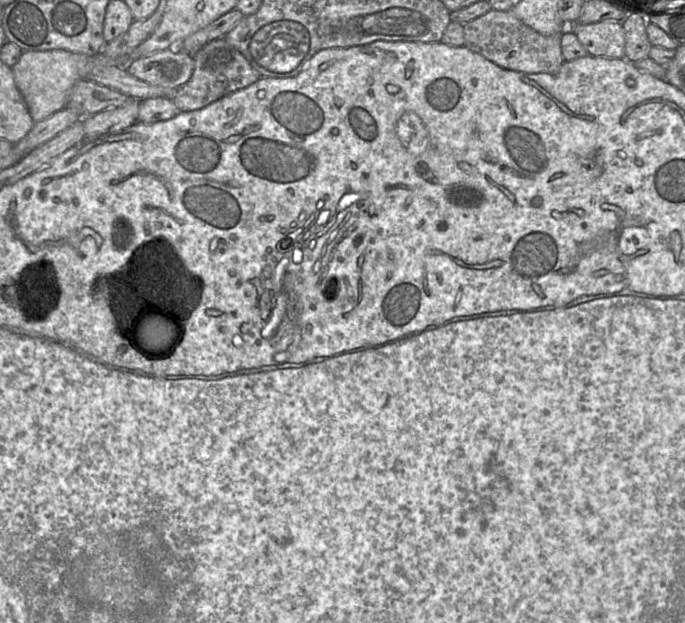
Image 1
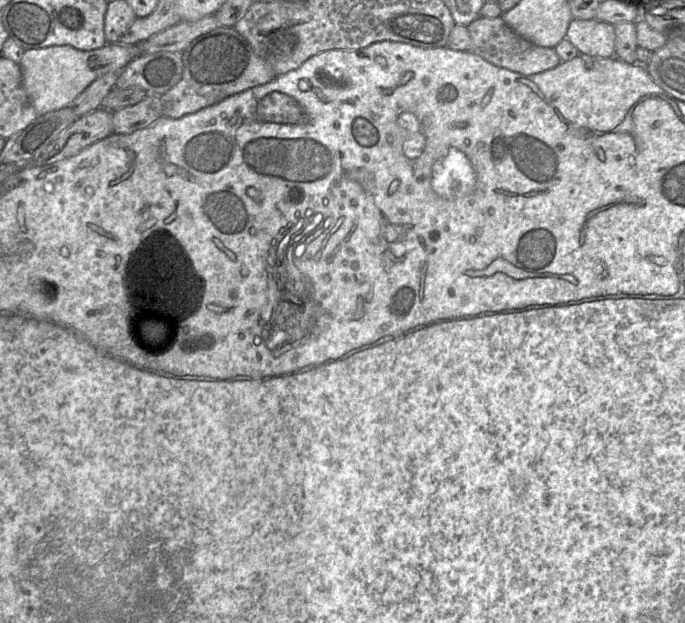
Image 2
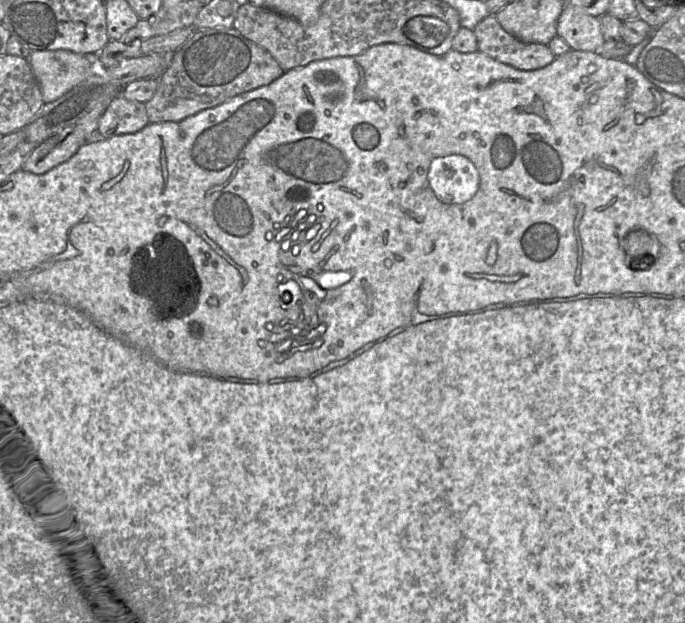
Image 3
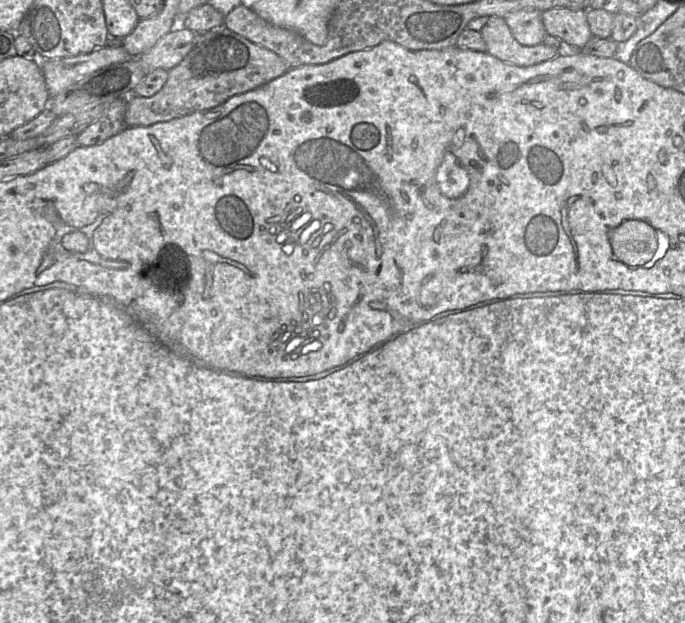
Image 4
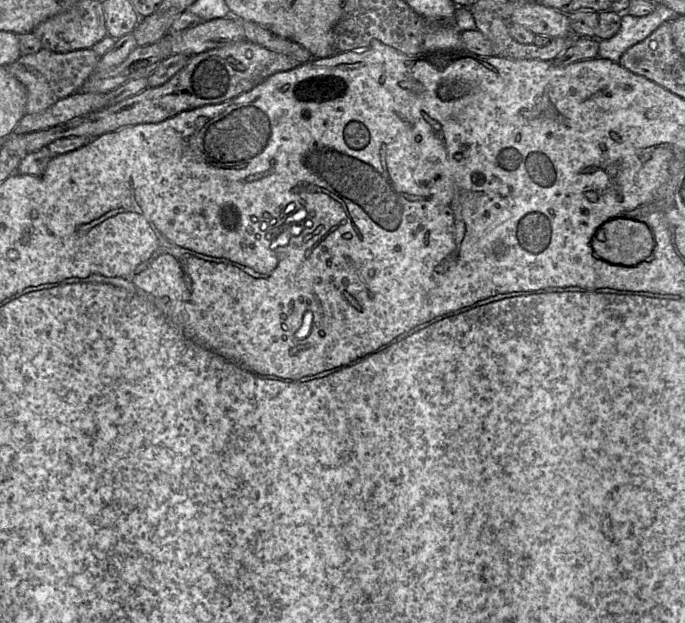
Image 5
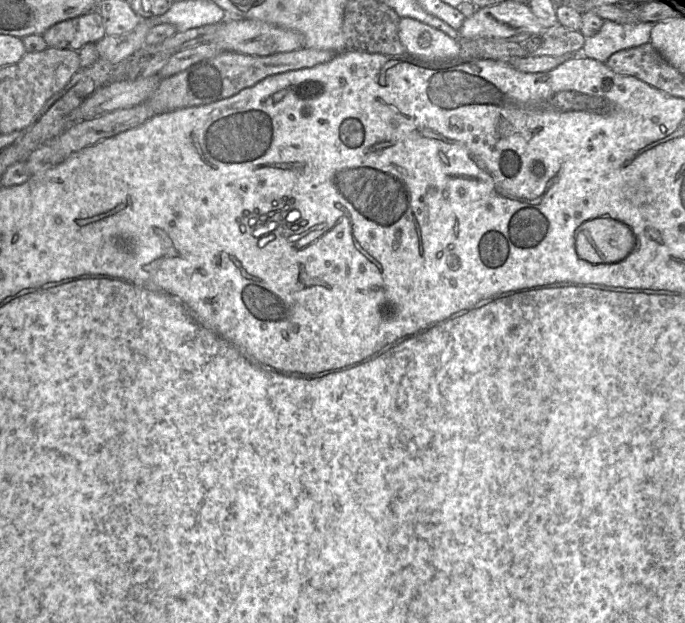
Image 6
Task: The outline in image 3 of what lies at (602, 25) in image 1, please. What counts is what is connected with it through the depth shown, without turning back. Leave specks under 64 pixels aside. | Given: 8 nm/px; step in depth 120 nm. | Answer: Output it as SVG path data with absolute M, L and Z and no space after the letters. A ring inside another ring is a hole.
M566 3L557 22L557 36L572 50L598 51L604 43L600 17L594 17L580 8Z

